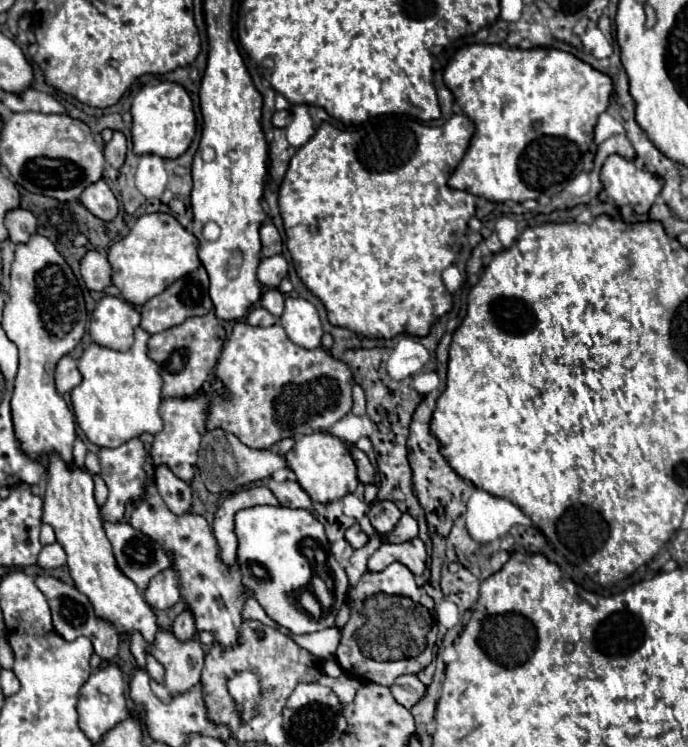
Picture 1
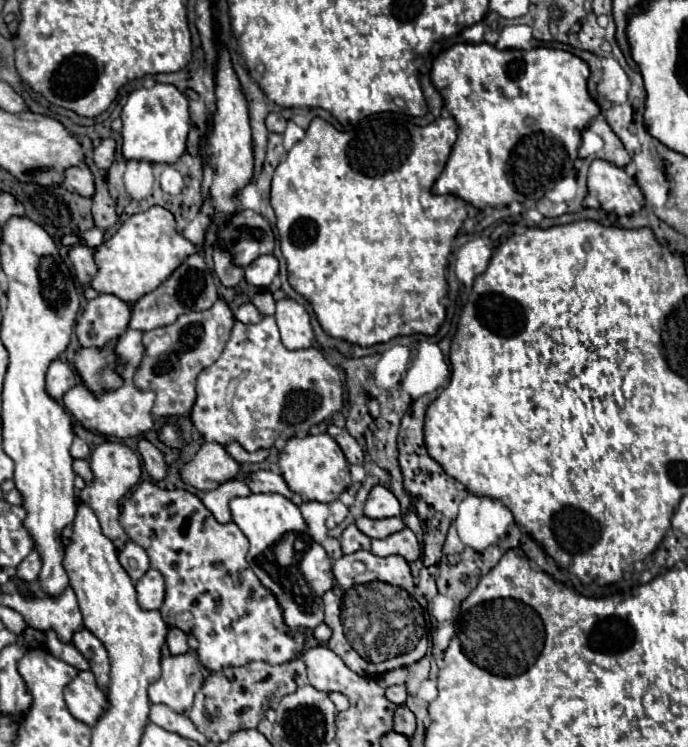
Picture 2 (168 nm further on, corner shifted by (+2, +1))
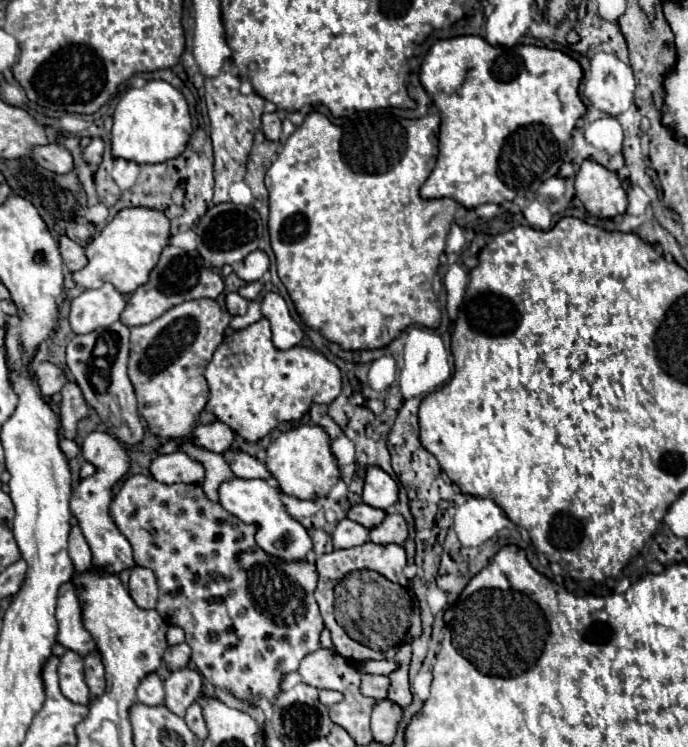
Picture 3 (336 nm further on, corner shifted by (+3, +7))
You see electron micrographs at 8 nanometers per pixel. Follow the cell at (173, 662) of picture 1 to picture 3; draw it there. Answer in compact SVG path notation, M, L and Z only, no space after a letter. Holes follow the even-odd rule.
M186 666L170 672L164 680L166 690L166 708L176 716L184 716L188 706L202 694L202 676L198 670Z

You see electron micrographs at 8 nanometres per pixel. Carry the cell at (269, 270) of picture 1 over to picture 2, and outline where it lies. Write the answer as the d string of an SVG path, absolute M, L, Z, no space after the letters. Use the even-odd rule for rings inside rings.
M259 256L243 272L245 272L245 280L249 286L265 288L277 276L277 270L279 270L279 262L275 256Z

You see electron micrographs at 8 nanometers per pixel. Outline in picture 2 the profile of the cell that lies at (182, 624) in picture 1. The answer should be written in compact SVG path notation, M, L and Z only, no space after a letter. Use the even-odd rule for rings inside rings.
M171 628L169 634L167 634L167 646L169 646L169 652L173 656L185 654L189 650L189 646L187 646L187 634L181 632L179 628Z

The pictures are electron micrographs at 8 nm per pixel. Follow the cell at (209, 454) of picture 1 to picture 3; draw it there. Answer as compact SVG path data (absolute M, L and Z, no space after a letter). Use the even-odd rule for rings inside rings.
M172 452L158 456L150 464L150 472L158 482L174 484L174 482L188 482L188 484L202 484L204 482L204 466L188 456L186 452Z

